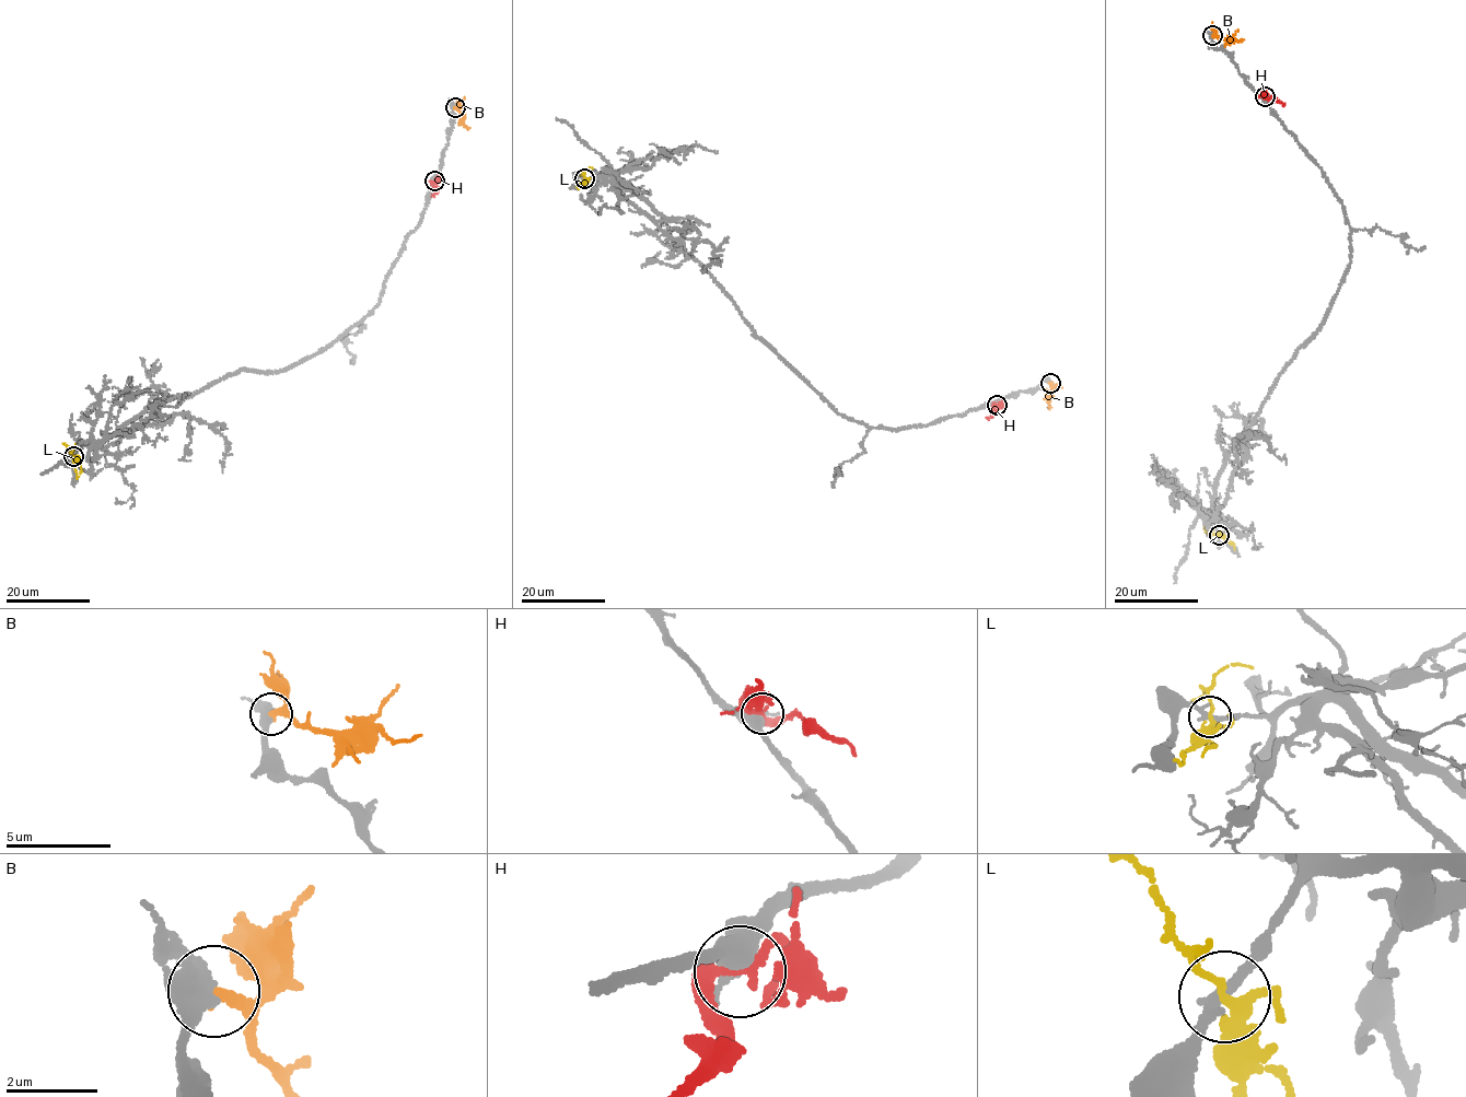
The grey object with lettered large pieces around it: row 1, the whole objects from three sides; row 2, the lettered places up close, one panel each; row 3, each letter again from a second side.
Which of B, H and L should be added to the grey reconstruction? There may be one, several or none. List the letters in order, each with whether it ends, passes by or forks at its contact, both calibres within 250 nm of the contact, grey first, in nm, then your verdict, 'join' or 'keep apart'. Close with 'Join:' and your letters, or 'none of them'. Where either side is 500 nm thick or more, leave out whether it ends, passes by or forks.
B: it passes by; calibres 440 and 190 nm; join
H: calibres 500 and 280 nm; keep apart
L: it forks; calibres 240 and 180 nm; keep apart
Join: B

